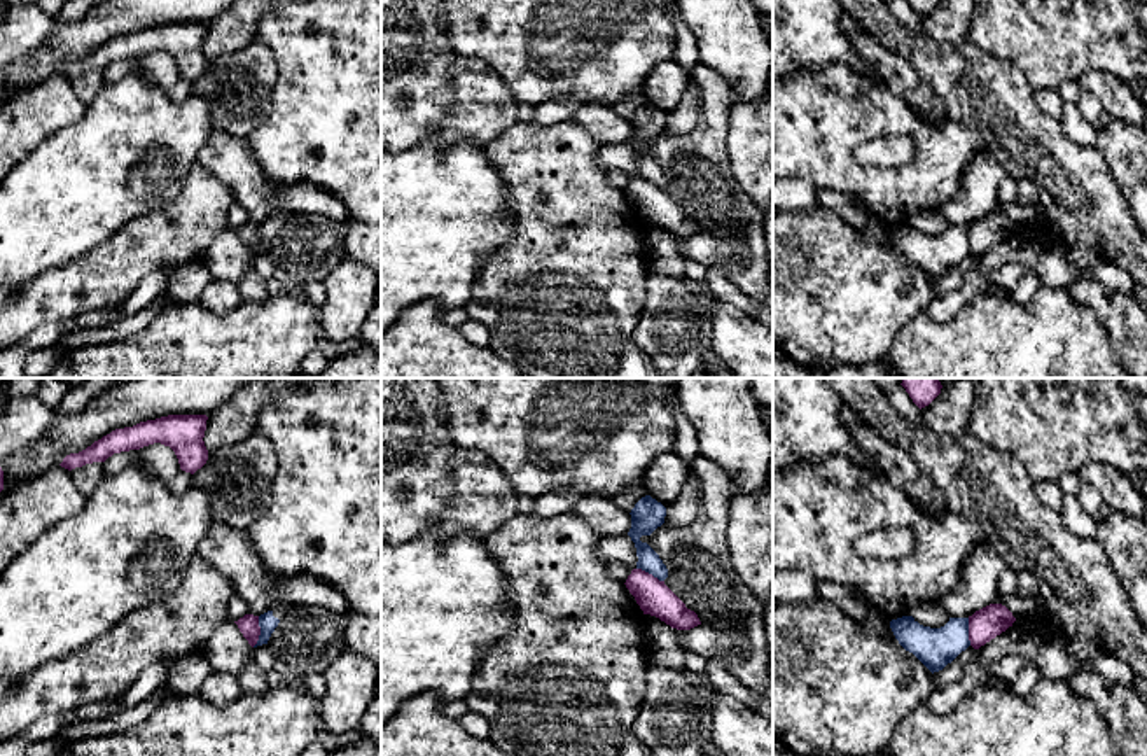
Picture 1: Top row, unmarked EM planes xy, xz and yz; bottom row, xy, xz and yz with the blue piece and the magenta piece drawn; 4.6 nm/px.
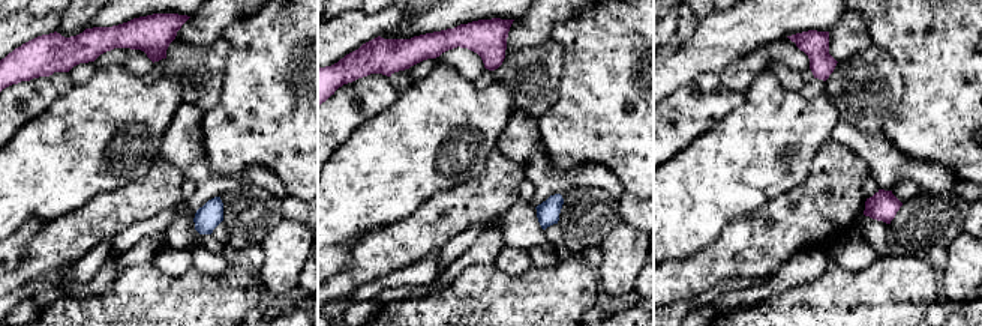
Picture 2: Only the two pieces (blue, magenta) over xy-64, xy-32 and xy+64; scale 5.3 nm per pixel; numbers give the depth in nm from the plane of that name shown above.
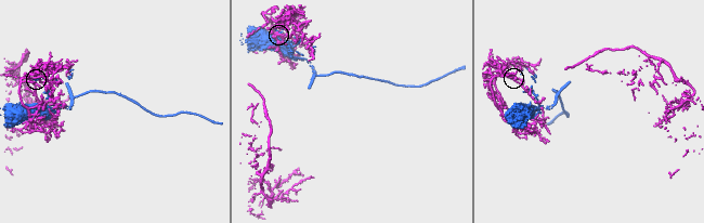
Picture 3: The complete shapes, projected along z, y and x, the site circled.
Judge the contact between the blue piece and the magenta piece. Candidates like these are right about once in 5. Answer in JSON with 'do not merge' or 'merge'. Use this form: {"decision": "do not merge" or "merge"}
{"decision": "do not merge"}

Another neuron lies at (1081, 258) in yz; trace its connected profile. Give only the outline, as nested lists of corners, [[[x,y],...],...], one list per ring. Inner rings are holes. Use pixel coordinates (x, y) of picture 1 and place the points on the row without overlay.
[[[1061,238],[1061,245],[1065,248],[1067,259],[1075,266],[1075,268],[1088,268],[1096,262],[1103,262],[1103,259],[1095,252],[1088,250],[1084,247],[1070,245],[1067,240]]]

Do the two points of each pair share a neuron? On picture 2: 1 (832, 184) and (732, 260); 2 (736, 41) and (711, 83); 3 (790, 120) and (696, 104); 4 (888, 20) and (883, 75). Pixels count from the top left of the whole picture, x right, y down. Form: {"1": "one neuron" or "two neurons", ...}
{"1": "one neuron", "2": "two neurons", "3": "two neurons", "4": "two neurons"}

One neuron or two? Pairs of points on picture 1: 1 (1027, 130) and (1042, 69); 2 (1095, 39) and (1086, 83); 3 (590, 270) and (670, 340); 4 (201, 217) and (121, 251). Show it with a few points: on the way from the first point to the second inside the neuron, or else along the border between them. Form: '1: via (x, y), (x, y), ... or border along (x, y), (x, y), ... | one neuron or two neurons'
1: border along (1006, 62), (1016, 67), (1034, 91) | two neurons
2: border along (1076, 81), (1086, 70), (1104, 70), (1126, 83) | two neurons
3: border along (649, 273), (642, 314), (632, 335), (644, 354) | two neurons
4: via (182, 230), (140, 247) | one neuron

